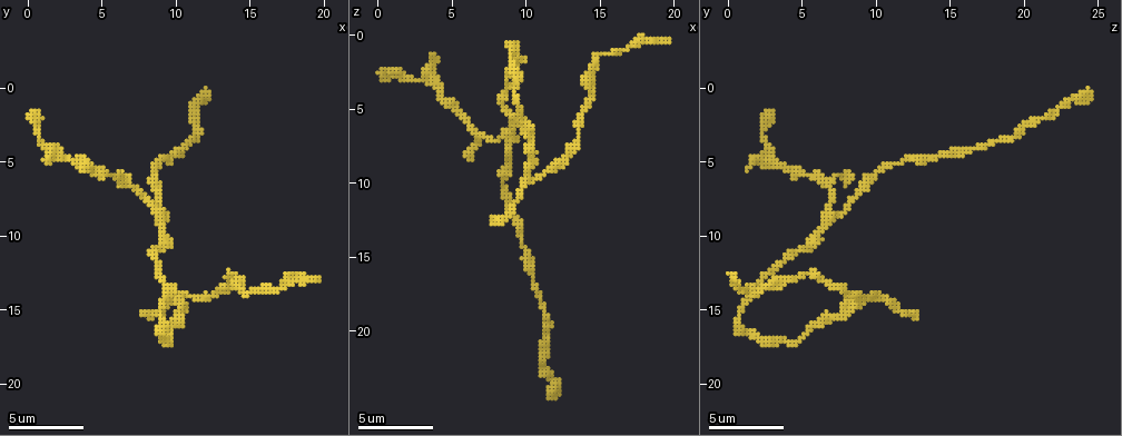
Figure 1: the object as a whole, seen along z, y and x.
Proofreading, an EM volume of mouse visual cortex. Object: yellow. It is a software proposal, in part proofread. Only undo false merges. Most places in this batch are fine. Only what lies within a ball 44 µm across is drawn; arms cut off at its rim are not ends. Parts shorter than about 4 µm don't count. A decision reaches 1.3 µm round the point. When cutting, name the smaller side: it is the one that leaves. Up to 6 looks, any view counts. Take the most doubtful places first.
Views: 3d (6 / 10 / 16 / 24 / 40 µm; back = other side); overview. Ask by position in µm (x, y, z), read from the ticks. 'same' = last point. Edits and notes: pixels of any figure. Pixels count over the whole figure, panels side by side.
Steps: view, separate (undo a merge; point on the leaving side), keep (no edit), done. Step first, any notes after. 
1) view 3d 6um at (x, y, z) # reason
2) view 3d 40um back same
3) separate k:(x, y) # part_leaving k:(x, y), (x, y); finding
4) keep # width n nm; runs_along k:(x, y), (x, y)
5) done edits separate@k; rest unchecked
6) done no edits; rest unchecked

view 3d 10um at (9.0, 10.2, 5.8) # calibre changes

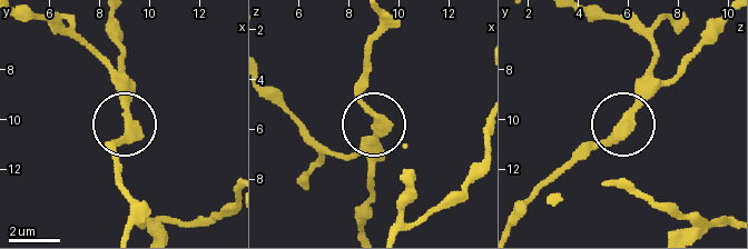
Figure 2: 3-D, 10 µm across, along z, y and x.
keep # runs_along 2:(379, 20), (360, 101), (373, 125), (373, 188); one cell here

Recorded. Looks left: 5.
view 3d 6um at (14.4, 13.8, 2.2) # calibre changes

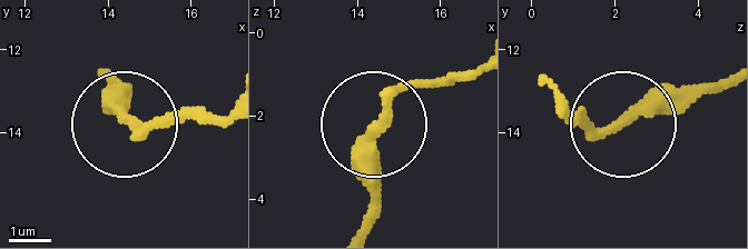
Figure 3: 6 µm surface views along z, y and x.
keep # width 270 nm; runs_along 3:(722, 79), (659, 97), (617, 125), (567, 125); one cell here

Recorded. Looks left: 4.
view 3d 16um at (5.8, 6.0, 5.4) # narrows sharply

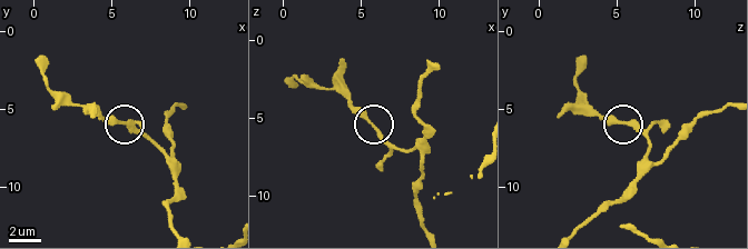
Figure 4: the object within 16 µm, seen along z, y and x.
keep # runs_along 4:(426, 66), (416, 111), (423, 140), (403, 151), (341, 93); continuous, no second cell

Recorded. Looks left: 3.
done no edits; rest unchecked

